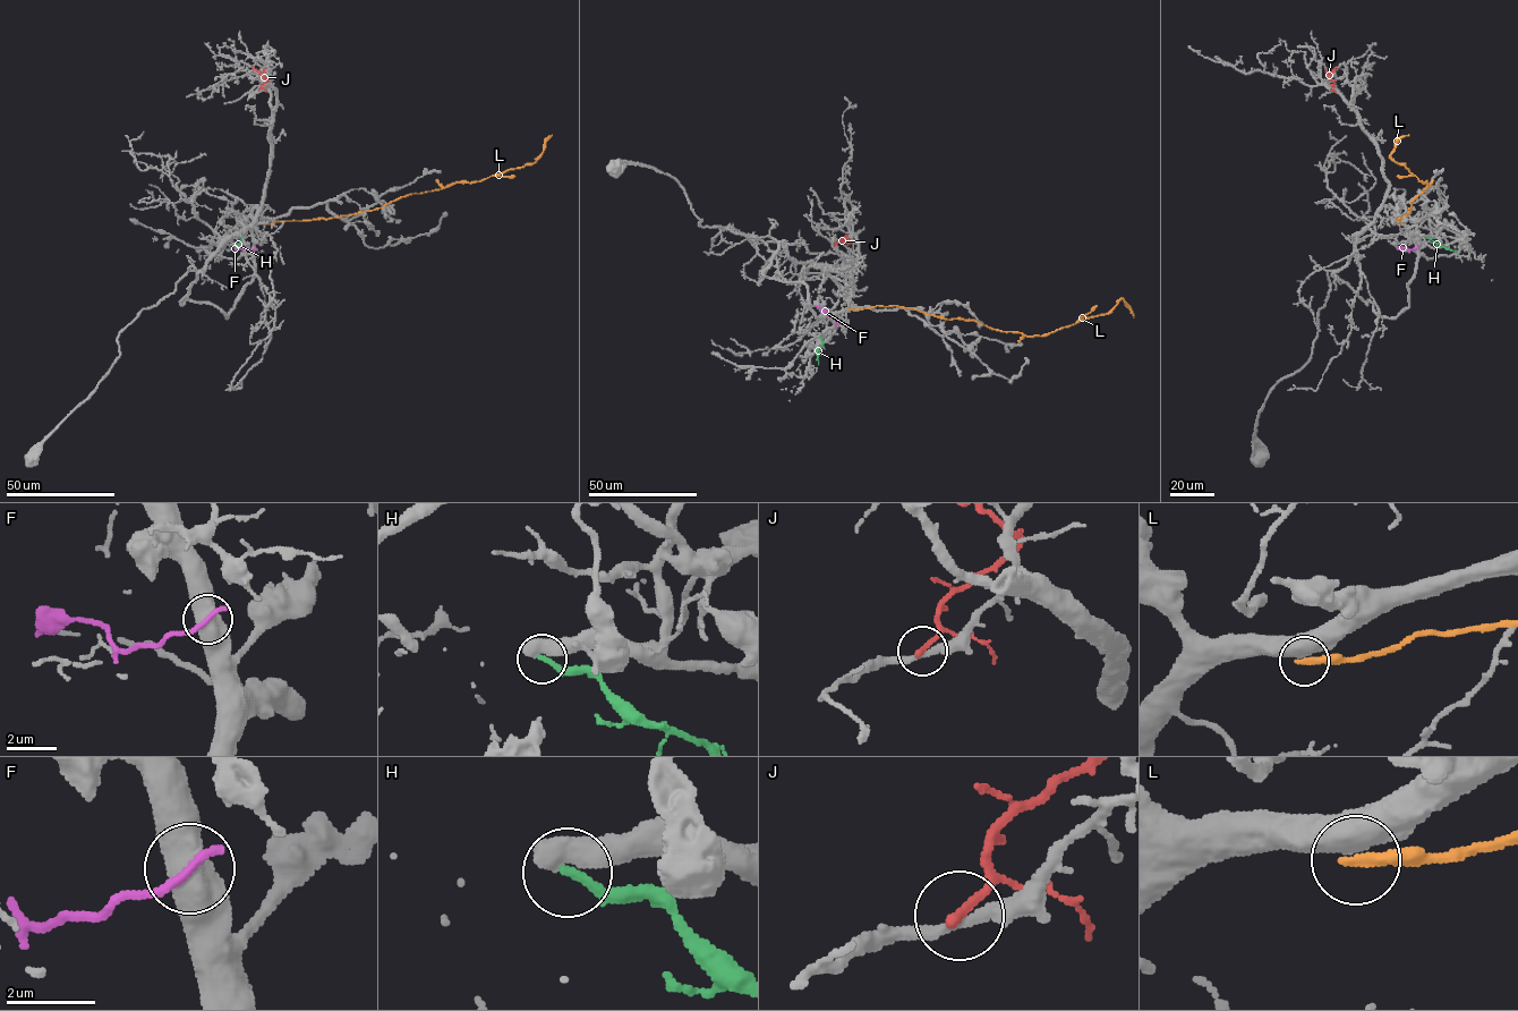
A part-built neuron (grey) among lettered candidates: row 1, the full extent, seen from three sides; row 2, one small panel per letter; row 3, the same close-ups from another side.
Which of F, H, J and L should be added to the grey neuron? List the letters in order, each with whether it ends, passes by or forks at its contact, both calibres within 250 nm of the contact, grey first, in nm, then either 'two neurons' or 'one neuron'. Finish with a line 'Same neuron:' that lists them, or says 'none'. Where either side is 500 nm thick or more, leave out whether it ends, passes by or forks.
F: calibres 800 and 240 nm; two neurons
H: calibres 700 and 240 nm; one neuron
J: it ends; calibres 260 and 240 nm; two neurons
L: calibres 500 and 300 nm; two neurons
Same neuron: H

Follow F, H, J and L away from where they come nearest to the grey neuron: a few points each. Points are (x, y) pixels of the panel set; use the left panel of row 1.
F: (255, 247), (233, 248)
H: (239, 237), (237, 251)
J: (259, 91), (267, 81), (253, 66)
L: (265, 224), (349, 215), (378, 209), (411, 193), (478, 181), (534, 163), (552, 135)

